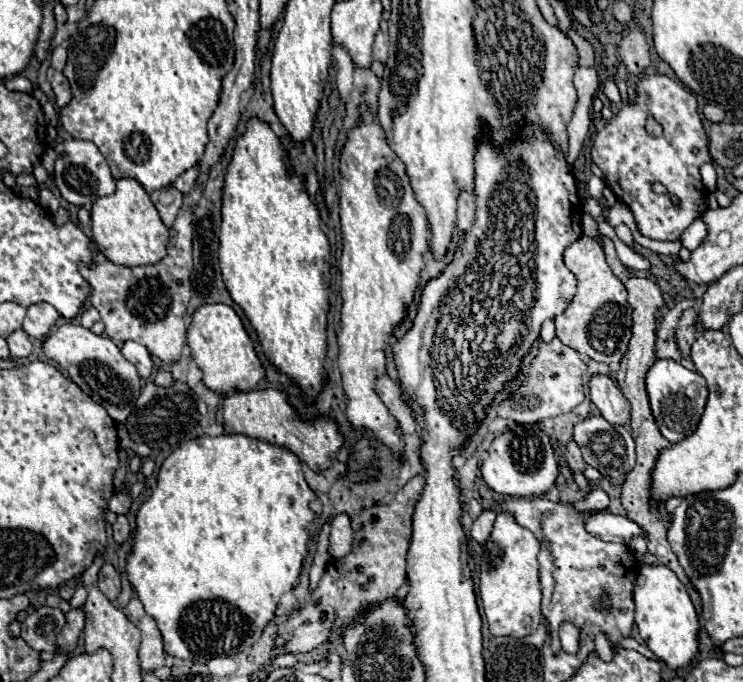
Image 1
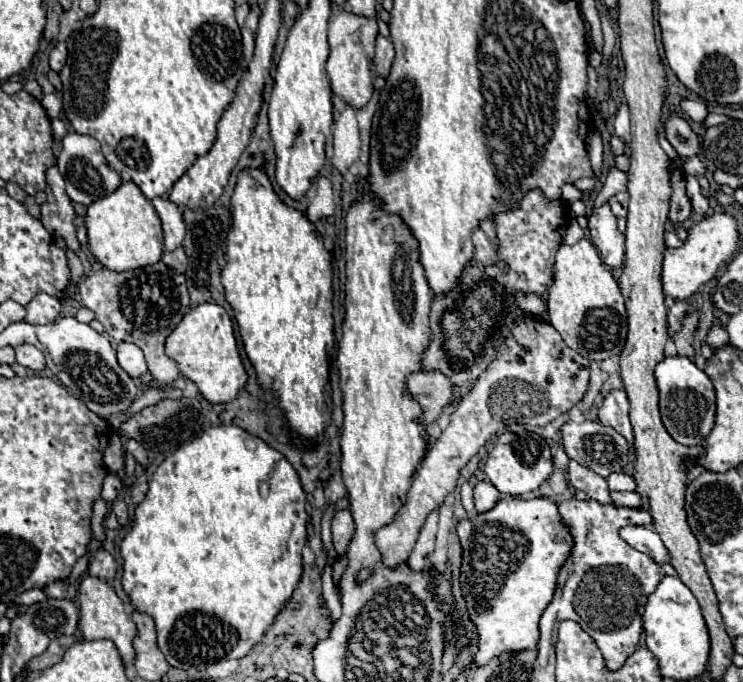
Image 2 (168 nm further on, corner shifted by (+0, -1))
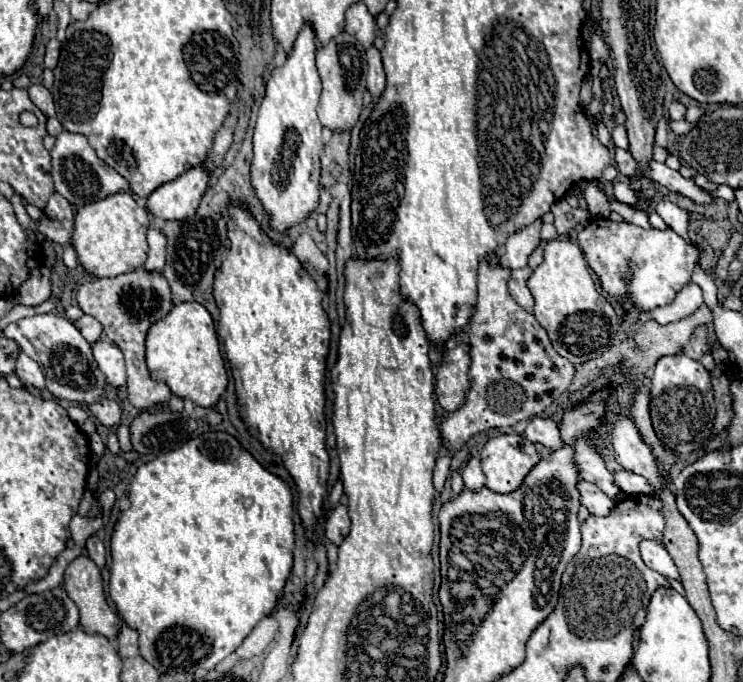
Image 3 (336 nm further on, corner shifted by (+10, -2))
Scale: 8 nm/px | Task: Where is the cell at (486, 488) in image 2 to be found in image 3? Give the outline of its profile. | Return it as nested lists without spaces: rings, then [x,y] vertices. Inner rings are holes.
[[[472,456],[472,458],[464,464],[462,478],[464,478],[464,484],[466,484],[468,490],[480,490],[480,488],[484,488],[486,476],[484,476],[484,472],[482,472],[480,458],[478,458],[478,456]]]

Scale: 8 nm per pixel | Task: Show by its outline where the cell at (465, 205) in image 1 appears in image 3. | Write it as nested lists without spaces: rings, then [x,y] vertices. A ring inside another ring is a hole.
[[[482,262],[478,268],[478,304],[470,320],[472,390],[460,410],[440,424],[440,436],[450,450],[458,450],[472,434],[488,428],[508,428],[542,414],[574,378],[574,364],[560,358],[548,342],[546,330],[508,294],[510,270]]]

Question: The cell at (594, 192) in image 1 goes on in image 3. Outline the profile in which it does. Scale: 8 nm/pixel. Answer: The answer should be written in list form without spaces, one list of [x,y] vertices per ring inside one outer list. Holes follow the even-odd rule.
[[[594,218],[578,234],[578,244],[586,256],[588,266],[600,280],[602,290],[618,300],[630,300],[638,310],[654,310],[670,304],[676,294],[690,284],[692,270],[700,258],[694,244],[686,244],[674,230],[640,228],[628,222],[612,222],[608,218]]]

